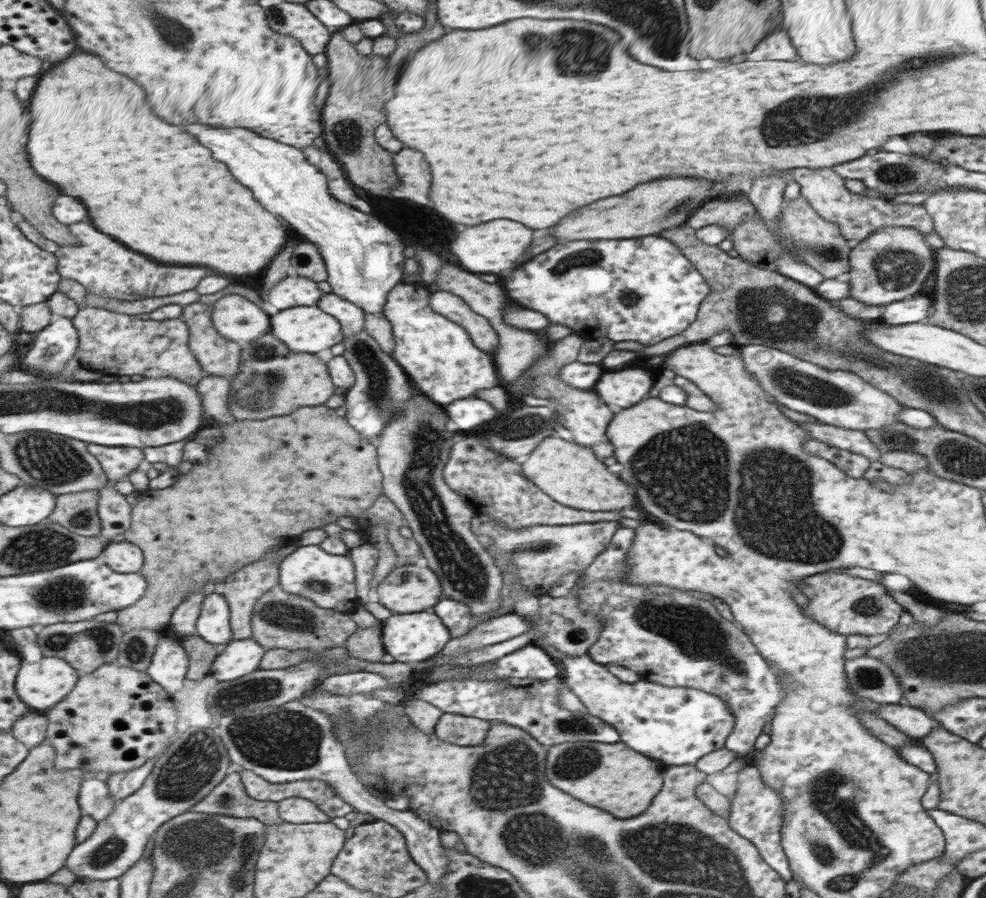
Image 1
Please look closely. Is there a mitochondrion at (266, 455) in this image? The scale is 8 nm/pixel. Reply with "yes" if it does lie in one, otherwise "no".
yes

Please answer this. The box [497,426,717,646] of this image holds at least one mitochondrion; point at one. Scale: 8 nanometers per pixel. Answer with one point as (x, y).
(542, 544)

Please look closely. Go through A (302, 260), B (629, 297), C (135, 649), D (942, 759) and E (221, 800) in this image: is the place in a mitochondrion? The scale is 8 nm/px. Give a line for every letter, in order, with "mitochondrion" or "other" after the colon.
A: other
B: other
C: mitochondrion
D: other
E: mitochondrion

